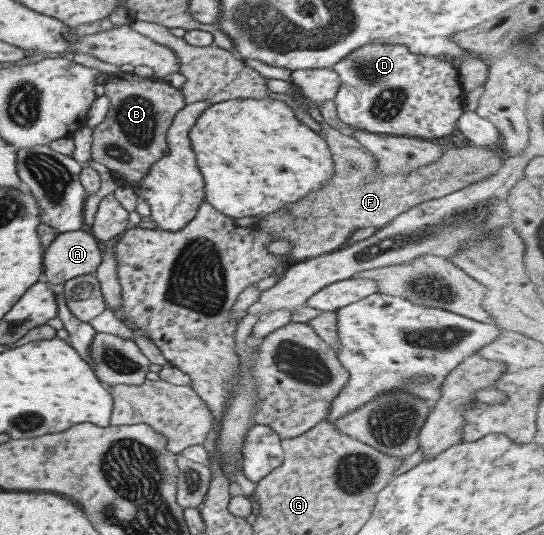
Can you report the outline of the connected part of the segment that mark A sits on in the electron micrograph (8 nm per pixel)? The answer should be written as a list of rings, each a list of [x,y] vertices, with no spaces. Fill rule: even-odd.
[[[87,228],[59,233],[43,253],[46,283],[52,288],[96,272],[102,261],[101,242]]]

